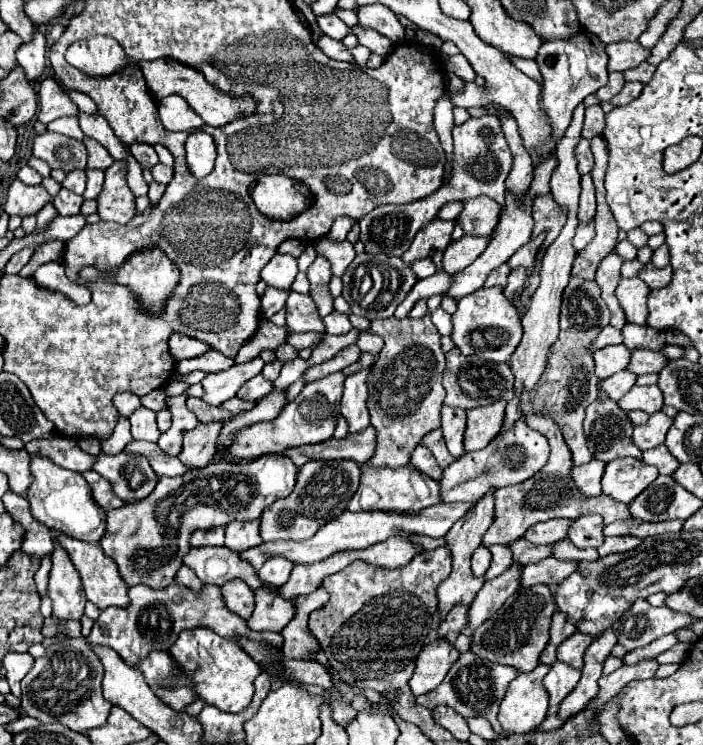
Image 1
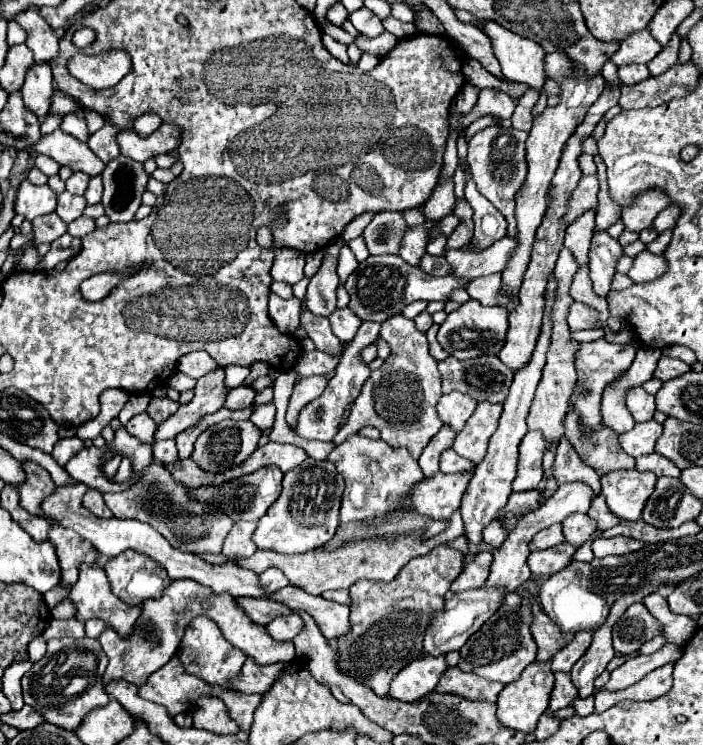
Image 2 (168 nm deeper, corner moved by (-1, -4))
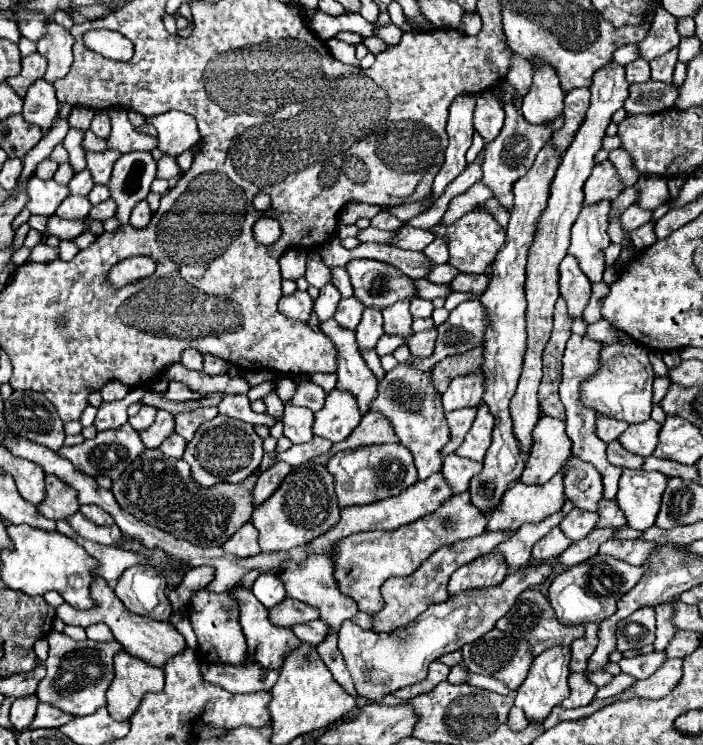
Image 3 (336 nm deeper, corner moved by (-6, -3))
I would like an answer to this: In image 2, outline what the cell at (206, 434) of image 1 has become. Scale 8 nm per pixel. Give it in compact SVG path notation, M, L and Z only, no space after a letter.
M253 405L243 409L243 411L237 411L237 413L229 413L229 409L221 407L219 411L211 413L211 415L205 415L197 425L181 431L175 441L177 441L177 449L179 449L179 459L187 459L189 453L193 451L193 443L197 439L197 435L201 435L209 425L215 425L217 421L223 421L223 419L249 419L253 413Z

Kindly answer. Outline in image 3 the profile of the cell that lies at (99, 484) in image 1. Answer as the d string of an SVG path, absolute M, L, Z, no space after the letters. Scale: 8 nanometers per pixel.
M86 504L86 506L80 506L80 512L92 520L94 524L100 524L100 526L112 526L114 524L114 518L108 514L108 512L102 512L102 508L98 508L96 504Z

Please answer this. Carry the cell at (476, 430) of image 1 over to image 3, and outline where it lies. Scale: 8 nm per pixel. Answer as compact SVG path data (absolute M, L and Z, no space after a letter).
M482 404L478 408L478 414L474 418L470 432L466 434L466 438L460 444L460 448L456 450L456 454L482 462L484 454L490 446L490 440L492 440L492 430L494 430L494 416L490 416L490 410L486 408L486 404Z

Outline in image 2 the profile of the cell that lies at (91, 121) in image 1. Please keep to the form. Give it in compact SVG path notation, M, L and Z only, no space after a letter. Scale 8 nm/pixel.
M163 123L155 133L147 137L139 137L133 129L119 133L117 141L121 147L121 153L125 157L131 157L135 161L147 161L149 157L161 155L161 153L171 153L179 147L181 143L181 127L173 123Z

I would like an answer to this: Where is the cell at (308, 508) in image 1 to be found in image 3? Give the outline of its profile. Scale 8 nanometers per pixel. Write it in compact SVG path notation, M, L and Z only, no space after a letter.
M302 464L292 468L284 478L278 492L274 492L264 504L254 508L252 524L260 532L258 544L262 552L280 552L296 546L304 546L314 538L328 532L340 520L340 504L334 492L334 476L324 464Z

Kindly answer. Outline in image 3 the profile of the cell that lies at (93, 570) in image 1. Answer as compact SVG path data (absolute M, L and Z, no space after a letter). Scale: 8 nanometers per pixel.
M100 576L94 578L94 584L90 584L90 596L96 602L94 608L88 610L78 610L78 608L70 608L70 604L62 604L56 608L58 618L64 624L76 624L82 628L88 628L96 622L104 622L110 626L114 638L124 646L126 652L130 652L136 658L146 660L152 666L164 666L164 662L168 658L172 658L174 654L182 652L186 648L184 636L170 624L170 622L158 622L158 620L150 620L148 616L138 616L134 612L130 612L114 594L114 590L108 586L108 582Z

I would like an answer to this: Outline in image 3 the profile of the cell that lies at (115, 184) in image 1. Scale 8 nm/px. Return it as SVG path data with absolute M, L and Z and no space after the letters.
M128 152L128 154L122 154L118 158L118 162L114 164L114 170L112 170L112 178L108 182L108 188L110 188L110 194L112 194L112 200L116 202L118 210L116 210L116 218L122 222L122 224L128 224L130 220L130 212L132 208L144 200L150 192L150 184L152 180L156 178L156 162L152 158L150 152Z

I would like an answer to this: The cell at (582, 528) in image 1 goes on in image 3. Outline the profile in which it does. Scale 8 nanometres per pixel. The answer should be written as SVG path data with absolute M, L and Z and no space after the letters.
M574 508L562 522L560 530L570 538L570 540L582 540L590 534L590 530L596 526L598 514L596 512L586 512L580 508Z

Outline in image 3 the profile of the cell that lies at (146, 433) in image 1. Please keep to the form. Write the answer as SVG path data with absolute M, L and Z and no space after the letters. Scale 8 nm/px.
M142 406L142 410L136 416L132 416L128 422L130 422L130 426L134 430L142 432L142 430L150 428L150 424L154 422L154 416L156 416L156 408L154 406Z

